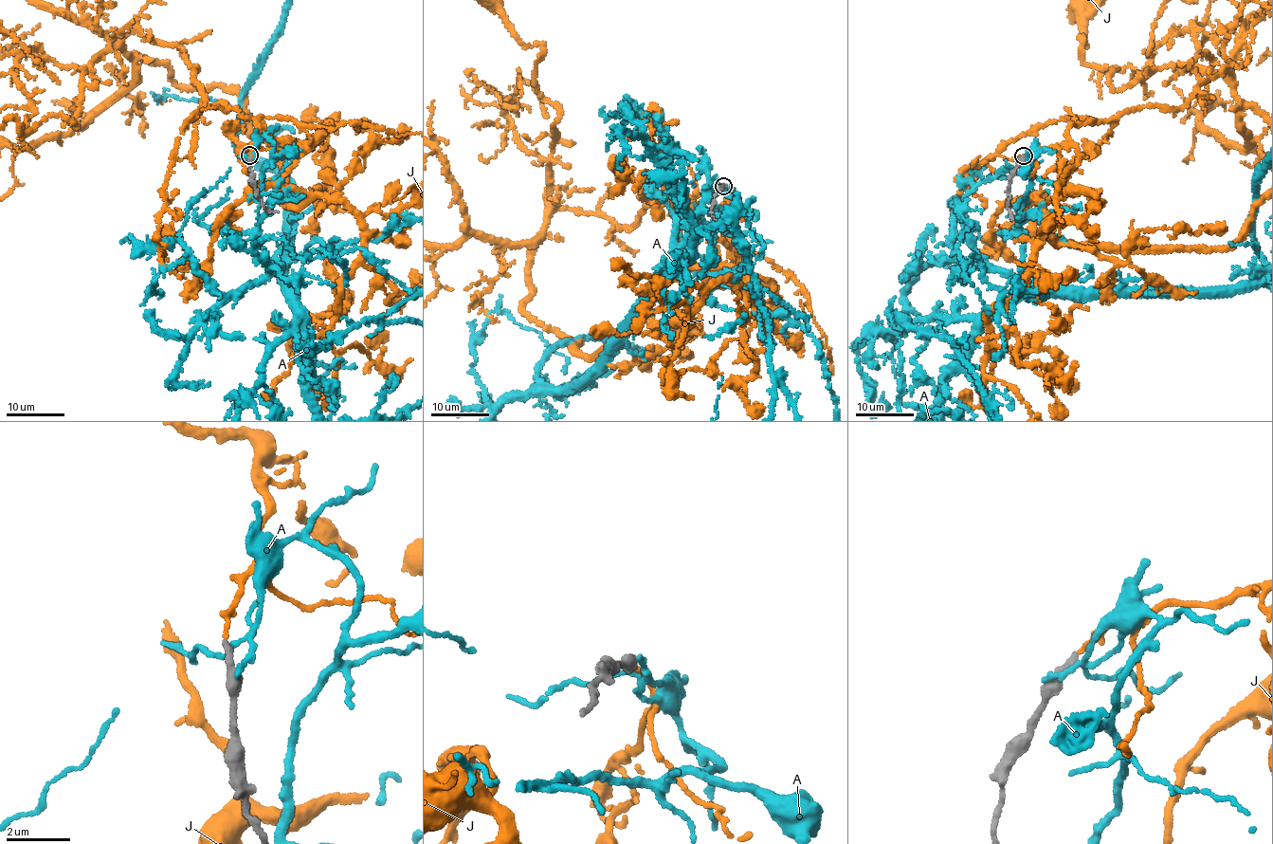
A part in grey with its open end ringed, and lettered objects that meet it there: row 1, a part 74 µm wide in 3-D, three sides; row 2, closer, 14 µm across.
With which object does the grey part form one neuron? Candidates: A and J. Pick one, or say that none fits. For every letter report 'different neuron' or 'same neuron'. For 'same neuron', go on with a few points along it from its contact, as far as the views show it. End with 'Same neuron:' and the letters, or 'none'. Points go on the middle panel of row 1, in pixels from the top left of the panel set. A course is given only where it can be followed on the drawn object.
A: different neuron
J: same neuron
Same neuron: J

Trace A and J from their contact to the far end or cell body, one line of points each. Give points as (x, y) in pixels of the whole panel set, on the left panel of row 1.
A: (251, 162), (270, 140), (257, 241), (280, 265), (291, 194), (237, 144), (241, 96)
J: (250, 155), (255, 119), (206, 105), (181, 49), (131, 31), (81, 72), (77, 126)

